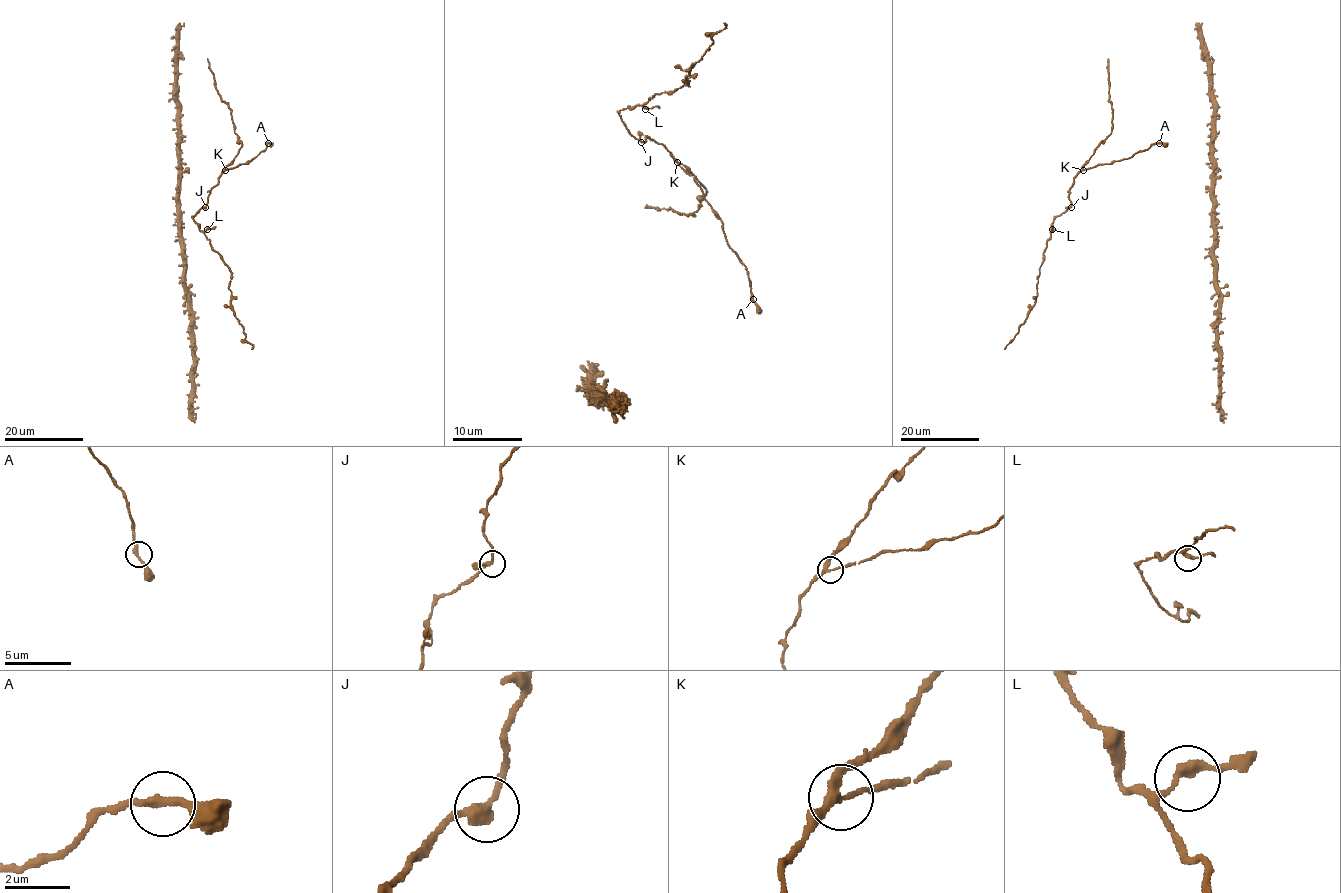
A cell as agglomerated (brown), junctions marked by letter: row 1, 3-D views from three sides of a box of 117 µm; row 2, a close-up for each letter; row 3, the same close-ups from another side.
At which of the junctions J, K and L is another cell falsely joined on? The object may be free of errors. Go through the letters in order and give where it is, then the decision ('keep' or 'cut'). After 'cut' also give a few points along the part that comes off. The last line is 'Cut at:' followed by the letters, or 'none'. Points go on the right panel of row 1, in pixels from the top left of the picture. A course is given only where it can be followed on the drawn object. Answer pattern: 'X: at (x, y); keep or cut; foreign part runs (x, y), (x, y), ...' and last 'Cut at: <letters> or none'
J: at (1071, 207); keep
K: at (1083, 170); keep
L: at (1052, 229); keep
Cut at: none

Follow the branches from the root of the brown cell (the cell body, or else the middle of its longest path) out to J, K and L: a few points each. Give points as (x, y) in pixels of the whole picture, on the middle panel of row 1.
J: (757, 313), (746, 267), (729, 247), (722, 220), (703, 196), (703, 189), (661, 143), (652, 138), (641, 142)
K: (757, 313), (746, 267), (729, 247), (718, 213), (703, 196), (697, 182), (676, 163)
L: (757, 313), (746, 267), (703, 189), (661, 143), (638, 140), (619, 114), (645, 109)

